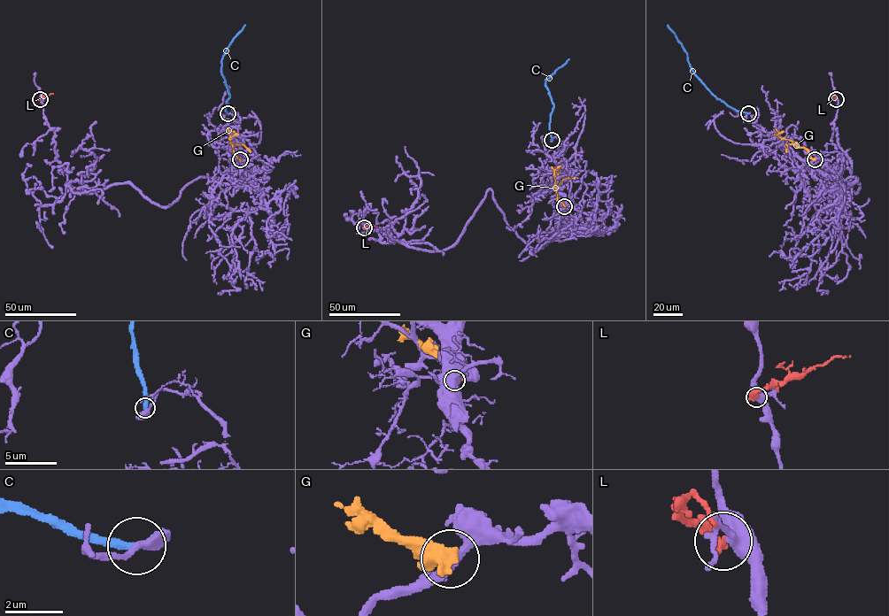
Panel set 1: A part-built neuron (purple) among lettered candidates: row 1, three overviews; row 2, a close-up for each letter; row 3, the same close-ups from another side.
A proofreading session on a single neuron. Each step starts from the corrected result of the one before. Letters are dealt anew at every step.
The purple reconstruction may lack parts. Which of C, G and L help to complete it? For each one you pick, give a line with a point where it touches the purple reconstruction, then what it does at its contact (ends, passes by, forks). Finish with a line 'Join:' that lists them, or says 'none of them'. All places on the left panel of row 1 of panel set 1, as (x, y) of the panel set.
Join: none of them

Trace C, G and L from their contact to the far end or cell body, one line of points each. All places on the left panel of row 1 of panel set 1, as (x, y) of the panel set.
C: (228, 113), (226, 102), (229, 94), (221, 72), (221, 62), (230, 42), (245, 25)
G: (240, 159), (230, 142), (229, 137), (235, 134), (234, 131)
L: (40, 99), (53, 93)

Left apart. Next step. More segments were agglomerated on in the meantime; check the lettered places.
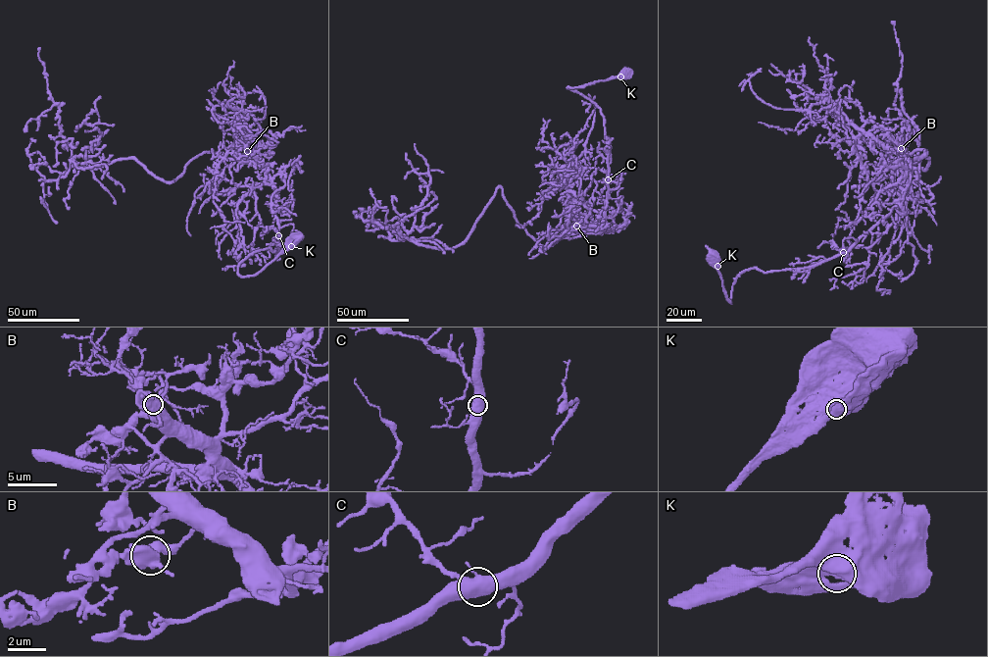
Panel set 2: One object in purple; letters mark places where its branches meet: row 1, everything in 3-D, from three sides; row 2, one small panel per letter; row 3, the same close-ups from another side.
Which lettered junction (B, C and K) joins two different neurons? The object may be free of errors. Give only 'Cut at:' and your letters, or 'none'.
Cut at: none

